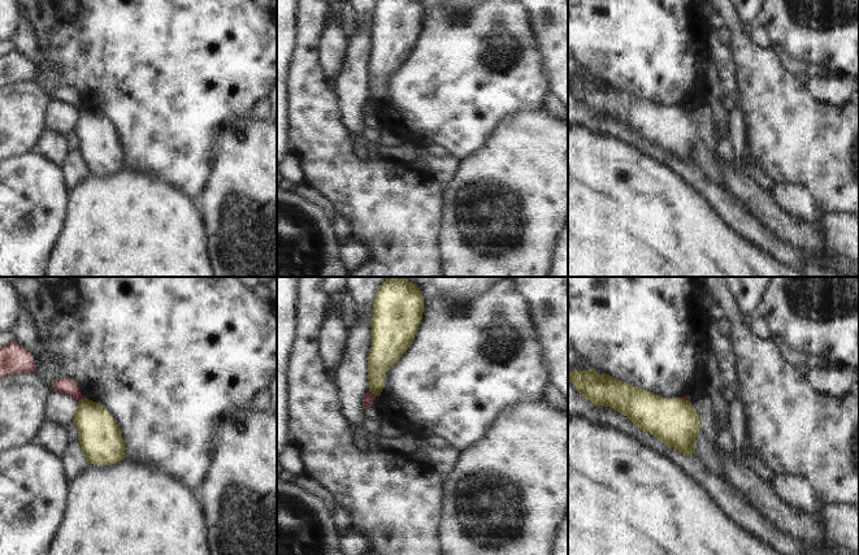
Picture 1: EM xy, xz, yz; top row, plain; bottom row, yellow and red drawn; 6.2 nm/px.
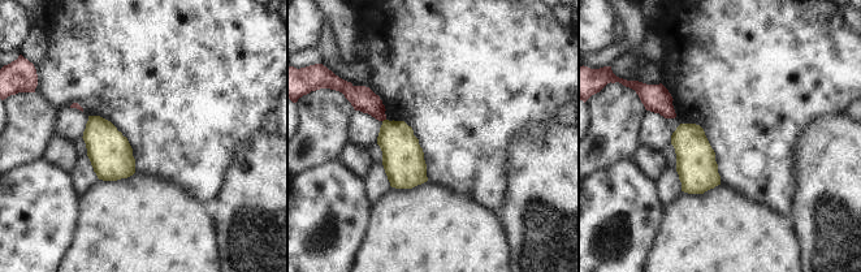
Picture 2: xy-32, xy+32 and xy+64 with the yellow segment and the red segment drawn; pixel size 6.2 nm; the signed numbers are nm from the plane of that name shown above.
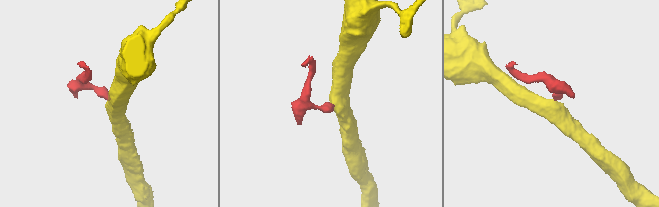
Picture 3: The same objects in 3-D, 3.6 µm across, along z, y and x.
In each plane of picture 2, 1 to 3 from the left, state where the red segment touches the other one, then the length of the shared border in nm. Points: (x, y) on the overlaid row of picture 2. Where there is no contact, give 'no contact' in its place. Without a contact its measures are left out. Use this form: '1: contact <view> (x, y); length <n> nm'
1: no contact
2: contact xy+32 (384, 120); length 30 nm
3: no contact

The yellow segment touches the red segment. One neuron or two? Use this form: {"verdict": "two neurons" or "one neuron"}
{"verdict": "two neurons"}

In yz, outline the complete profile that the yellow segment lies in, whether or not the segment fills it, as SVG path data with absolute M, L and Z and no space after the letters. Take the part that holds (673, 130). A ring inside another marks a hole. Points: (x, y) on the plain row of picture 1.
M595 77L568 79L568 90L595 116L611 116L678 162L695 162L697 144L702 138L691 110L663 107L609 83L598 83Z

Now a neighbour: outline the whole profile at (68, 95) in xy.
M69 87L56 88L52 97L74 107L77 112L84 108L78 94L73 88L69 88Z

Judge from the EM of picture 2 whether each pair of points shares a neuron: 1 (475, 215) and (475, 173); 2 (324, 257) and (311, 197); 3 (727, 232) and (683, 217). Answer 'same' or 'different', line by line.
1: different
2: same
3: same

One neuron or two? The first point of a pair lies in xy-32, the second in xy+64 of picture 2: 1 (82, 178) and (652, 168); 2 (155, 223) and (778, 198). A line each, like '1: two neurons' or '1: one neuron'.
1: two neurons
2: two neurons

